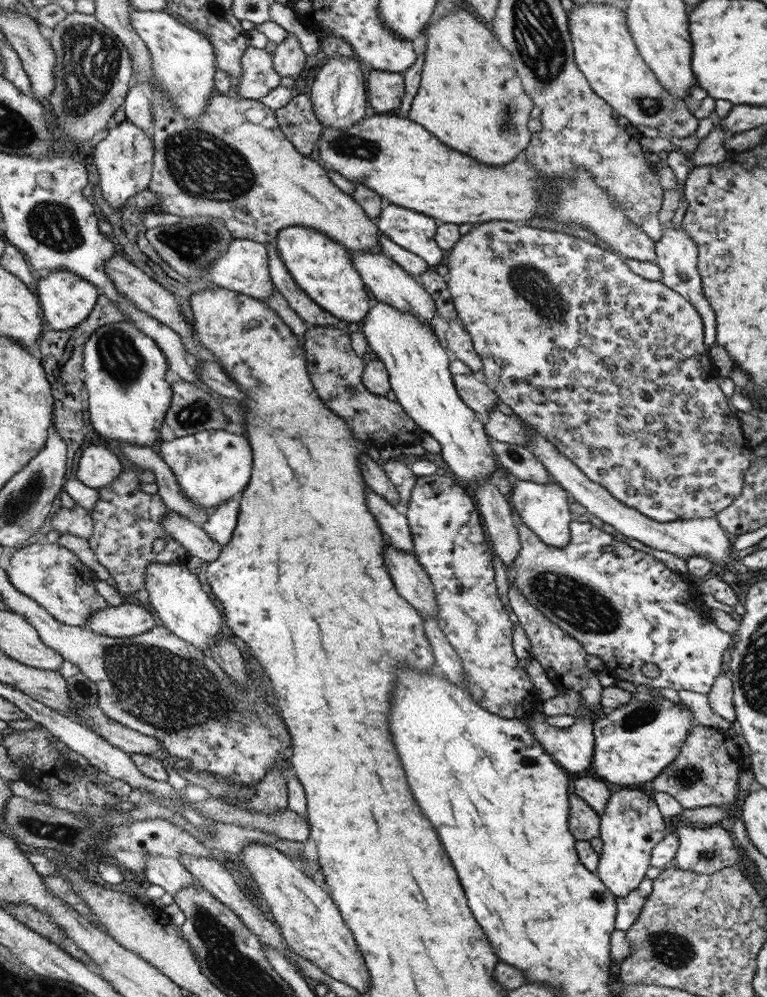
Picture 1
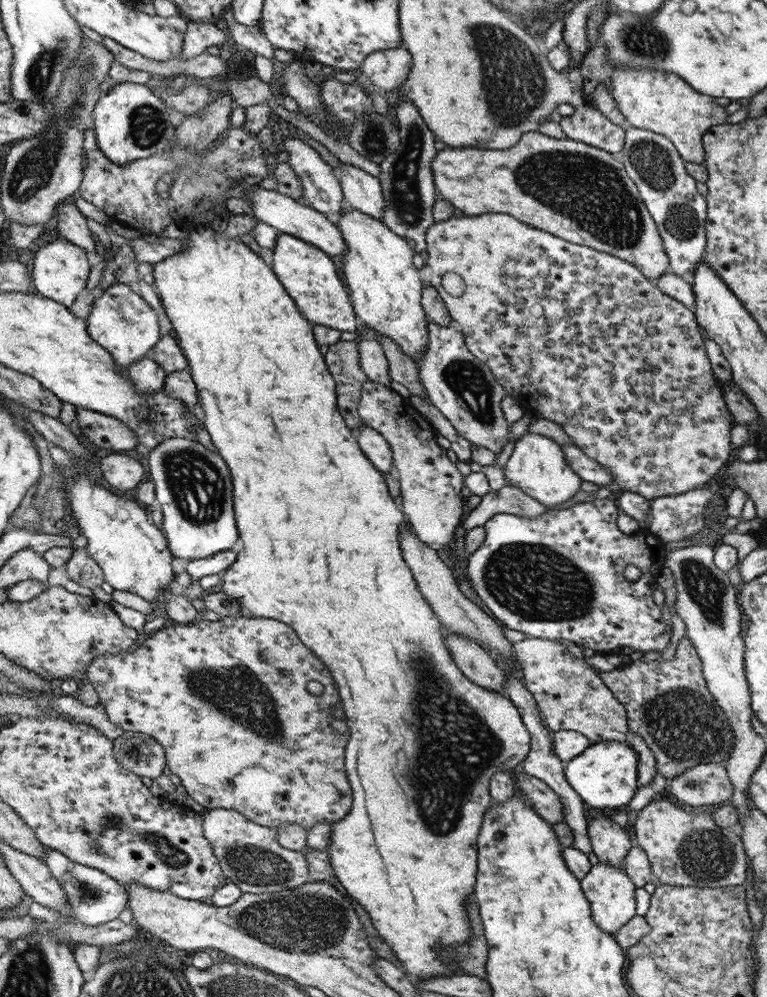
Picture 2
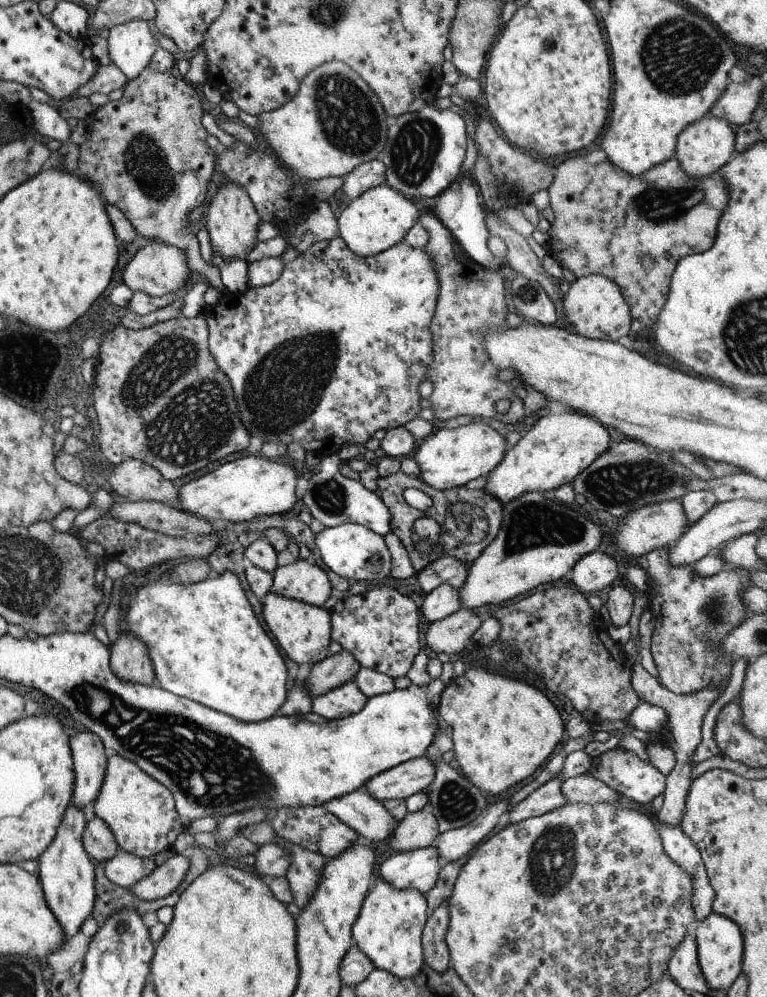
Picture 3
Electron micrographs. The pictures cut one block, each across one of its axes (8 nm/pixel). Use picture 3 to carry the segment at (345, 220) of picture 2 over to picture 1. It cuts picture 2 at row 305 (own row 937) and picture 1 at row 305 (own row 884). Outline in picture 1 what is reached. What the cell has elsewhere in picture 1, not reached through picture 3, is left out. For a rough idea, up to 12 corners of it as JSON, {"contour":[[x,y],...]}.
{"contour":[[378,301],[361,331],[398,404],[462,483],[500,467],[448,354],[414,313]]}

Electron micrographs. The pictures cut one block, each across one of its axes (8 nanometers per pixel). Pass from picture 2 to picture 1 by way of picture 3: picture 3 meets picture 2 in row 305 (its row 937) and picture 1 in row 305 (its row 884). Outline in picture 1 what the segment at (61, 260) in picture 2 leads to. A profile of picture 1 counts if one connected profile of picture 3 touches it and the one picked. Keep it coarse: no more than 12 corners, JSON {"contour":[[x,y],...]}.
{"contour":[[64,269],[39,274],[37,300],[50,330],[77,327],[98,298]]}

